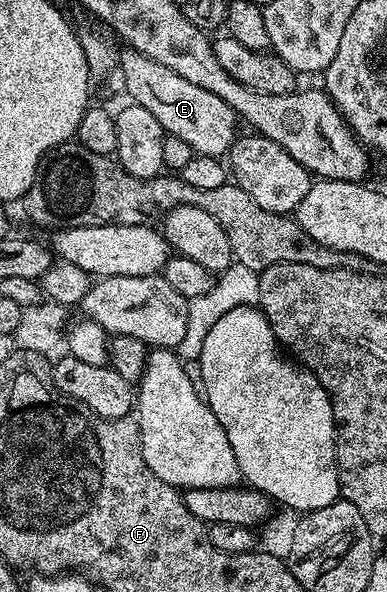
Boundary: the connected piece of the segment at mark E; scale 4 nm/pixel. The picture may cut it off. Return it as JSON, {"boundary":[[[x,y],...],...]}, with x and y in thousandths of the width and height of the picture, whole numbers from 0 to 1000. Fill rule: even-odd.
{"boundary":[[[344,84],[313,90],[313,122],[315,142],[336,160],[333,167],[390,189],[429,228],[486,240],[486,247],[496,247],[514,264],[574,267],[592,258],[618,228],[620,203],[589,172],[558,166],[558,159],[537,159],[537,152],[486,139],[486,132],[465,132],[455,118],[434,118],[434,111],[413,111],[413,105],[393,105],[393,98]]]}

